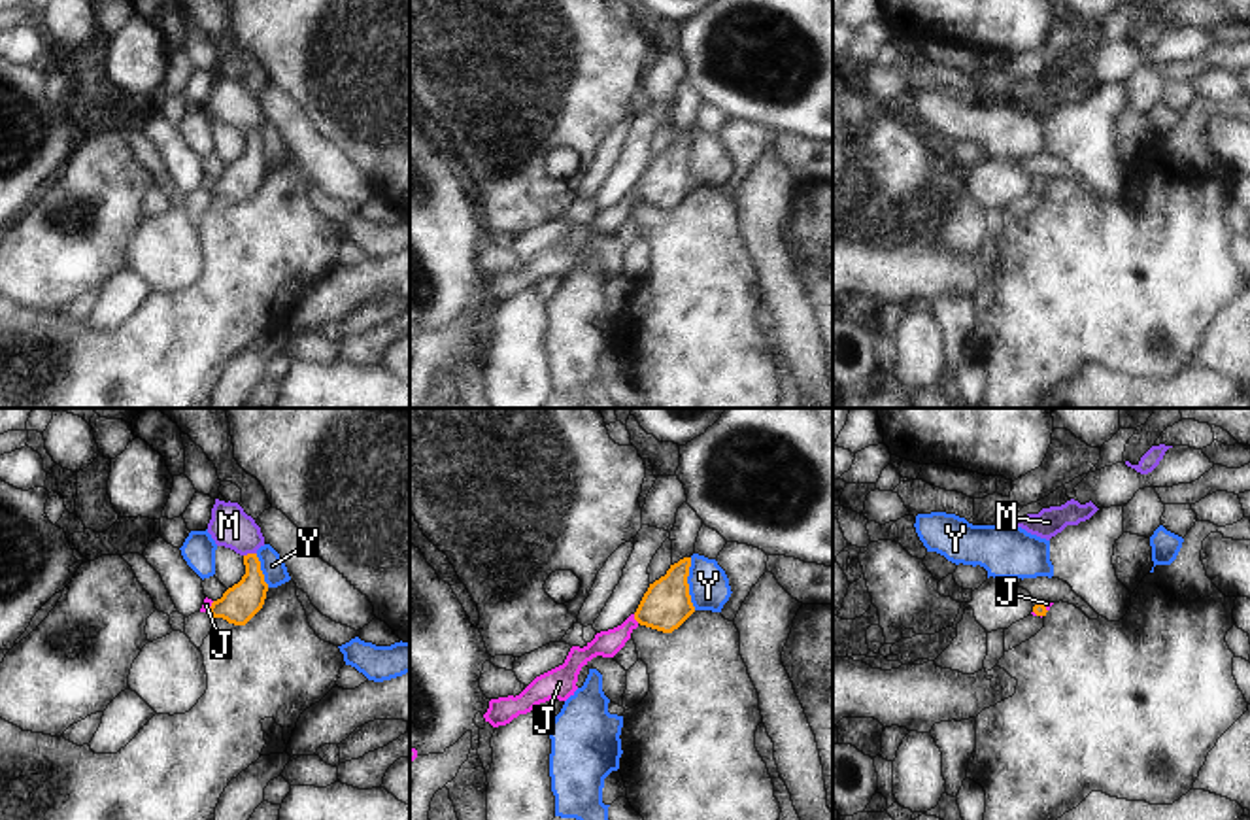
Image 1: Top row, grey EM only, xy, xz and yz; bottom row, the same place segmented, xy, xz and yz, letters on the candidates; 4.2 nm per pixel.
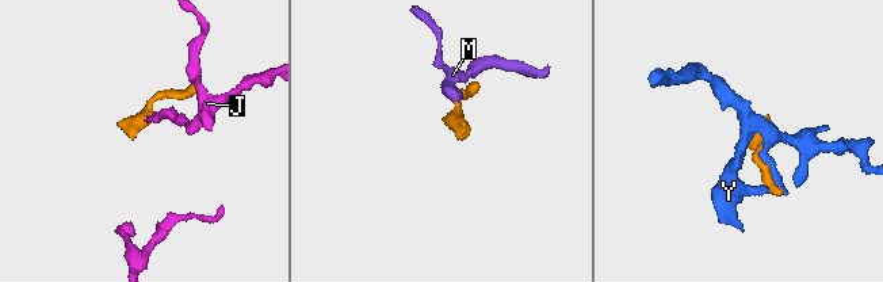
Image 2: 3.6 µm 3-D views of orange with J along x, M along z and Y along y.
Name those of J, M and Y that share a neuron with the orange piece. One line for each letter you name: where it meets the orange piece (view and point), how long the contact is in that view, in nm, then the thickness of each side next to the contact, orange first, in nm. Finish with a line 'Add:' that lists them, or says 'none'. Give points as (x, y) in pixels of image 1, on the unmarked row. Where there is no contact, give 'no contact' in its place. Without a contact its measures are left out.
J: meets orange in xz at (635, 195); contact 50 nm long; 200 nm thick on the orange side, 110 nm on the other
Add: J

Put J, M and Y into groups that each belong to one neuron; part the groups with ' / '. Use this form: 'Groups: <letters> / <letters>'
Groups: J / M / Y.

